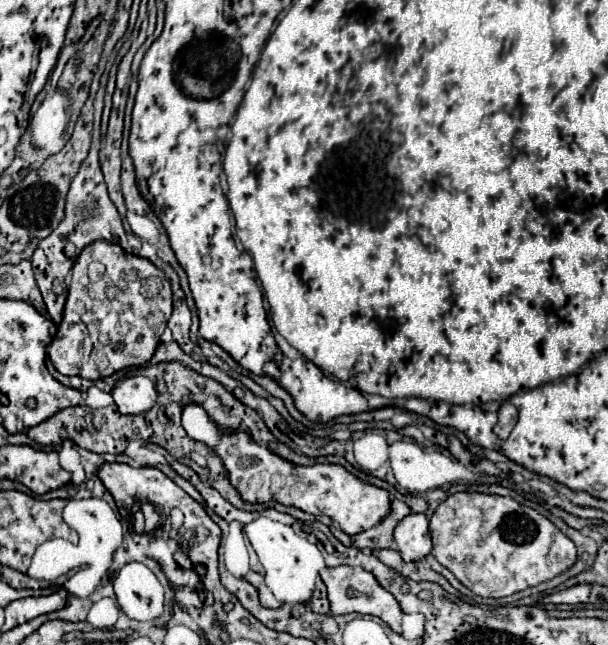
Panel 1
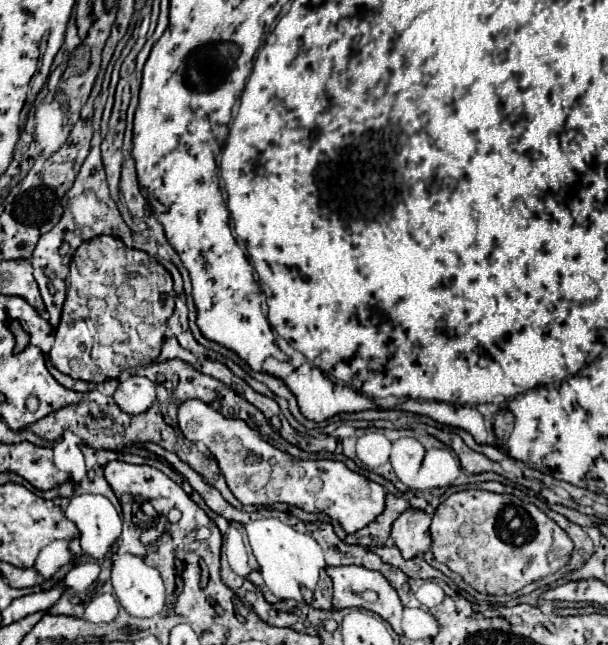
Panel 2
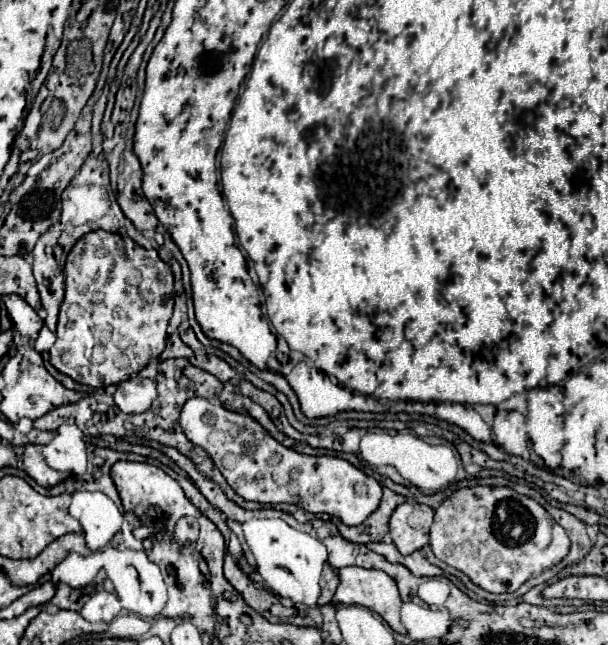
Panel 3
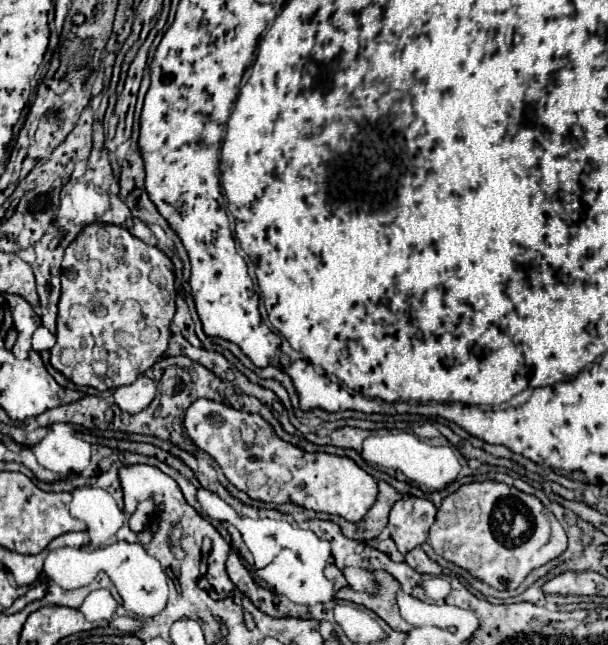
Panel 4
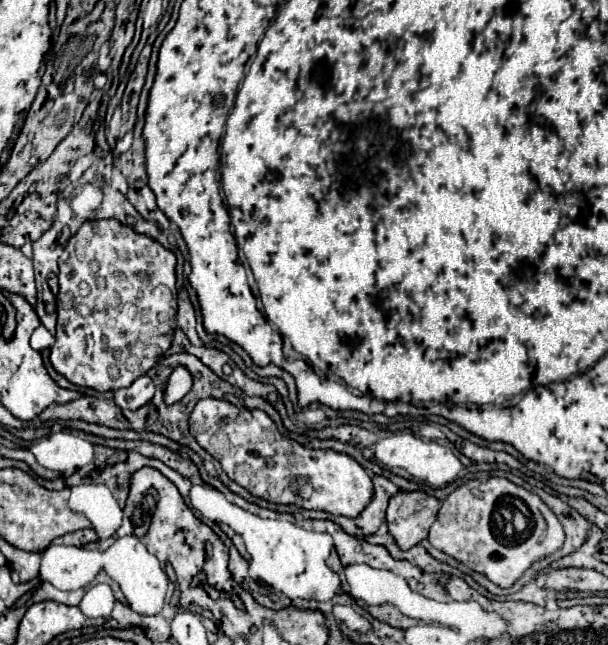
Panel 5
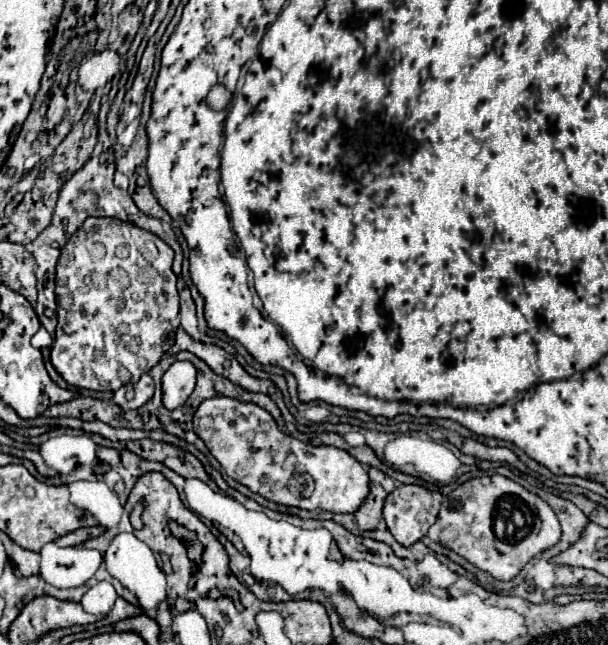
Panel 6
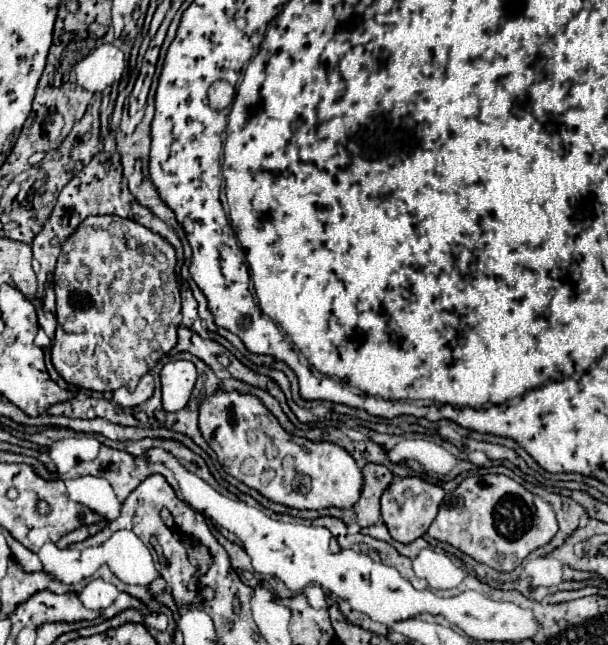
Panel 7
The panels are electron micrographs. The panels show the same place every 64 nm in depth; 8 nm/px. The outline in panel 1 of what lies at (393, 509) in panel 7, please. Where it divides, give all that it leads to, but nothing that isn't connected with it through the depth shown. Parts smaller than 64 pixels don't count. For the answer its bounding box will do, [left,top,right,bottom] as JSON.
[394,514,432,562]

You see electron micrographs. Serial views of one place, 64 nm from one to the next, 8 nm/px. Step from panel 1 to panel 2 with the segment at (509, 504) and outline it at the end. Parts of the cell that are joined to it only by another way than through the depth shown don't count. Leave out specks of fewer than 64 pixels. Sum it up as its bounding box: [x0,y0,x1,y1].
[430,490,574,596]

